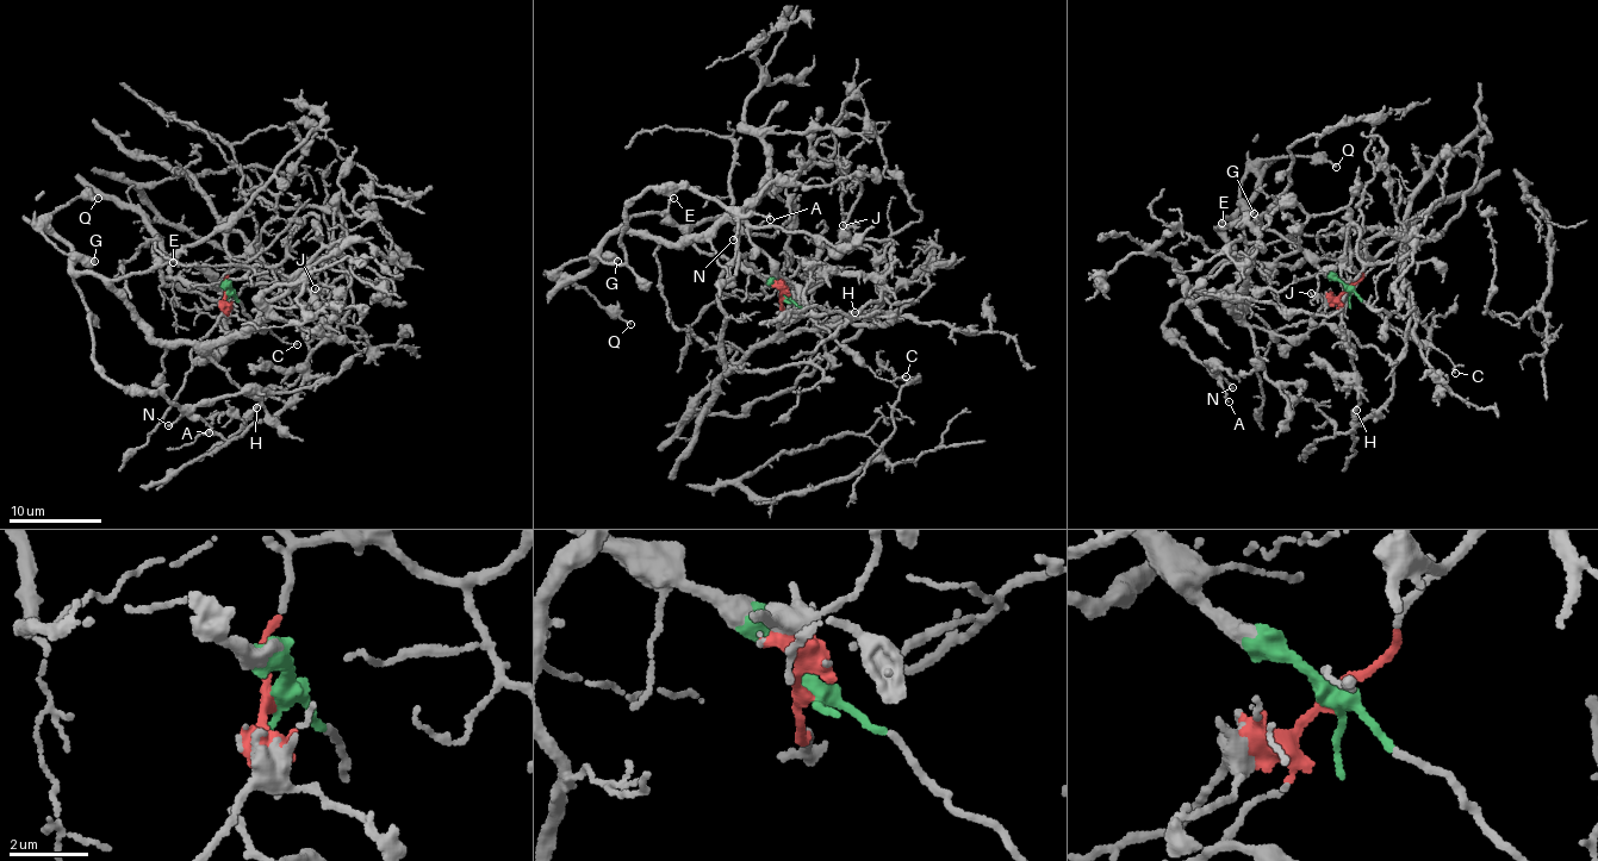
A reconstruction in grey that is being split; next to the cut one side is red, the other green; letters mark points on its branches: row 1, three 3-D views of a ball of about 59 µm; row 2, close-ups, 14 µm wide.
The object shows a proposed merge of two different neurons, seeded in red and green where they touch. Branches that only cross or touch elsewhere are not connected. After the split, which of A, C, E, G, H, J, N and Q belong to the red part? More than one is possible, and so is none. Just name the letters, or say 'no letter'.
H, J

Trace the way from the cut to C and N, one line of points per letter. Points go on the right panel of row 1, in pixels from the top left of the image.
C: (1348, 287), (1396, 329), (1425, 339), (1449, 357), (1455, 373)
N: (1348, 287), (1273, 231), (1214, 225), (1237, 224), (1244, 256), (1218, 266), (1163, 329), (1233, 387)

